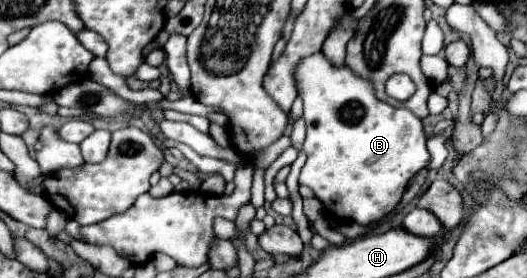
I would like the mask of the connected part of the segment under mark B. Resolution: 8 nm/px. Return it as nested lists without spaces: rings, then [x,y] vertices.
[[[321,52],[299,62],[295,80],[303,96],[303,118],[307,124],[307,138],[303,144],[307,162],[301,168],[299,182],[309,186],[323,206],[343,204],[343,210],[337,210],[341,220],[353,220],[361,226],[367,226],[391,214],[393,208],[401,202],[409,180],[429,162],[423,122],[411,110],[393,108],[387,102],[375,98],[369,80],[355,76],[347,66],[335,68]]]

